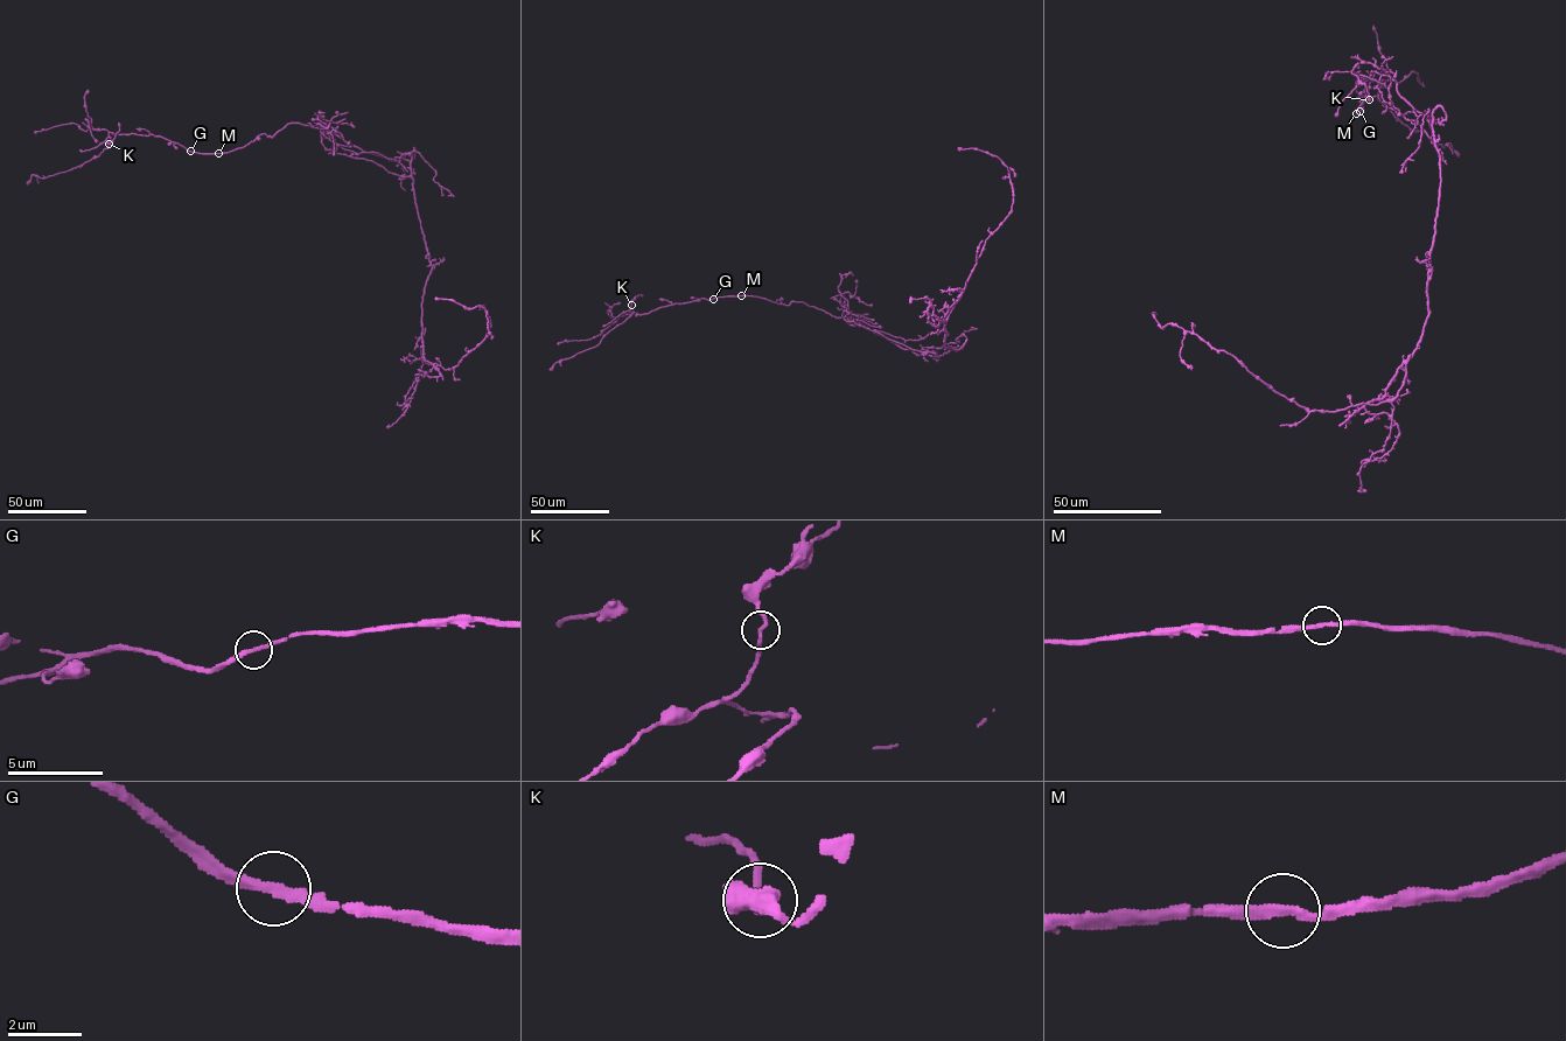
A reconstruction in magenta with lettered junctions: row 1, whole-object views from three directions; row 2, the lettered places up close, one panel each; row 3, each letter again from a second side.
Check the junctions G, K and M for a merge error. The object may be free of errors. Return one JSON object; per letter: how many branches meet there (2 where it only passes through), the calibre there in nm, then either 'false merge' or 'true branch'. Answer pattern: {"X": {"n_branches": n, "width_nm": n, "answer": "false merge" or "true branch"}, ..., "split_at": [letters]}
{"G": {"n_branches": 2, "width_nm": 260, "answer": "true branch"}, "K": {"n_branches": 2, "width_nm": 190, "answer": "true branch"}, "M": {"n_branches": 2, "width_nm": 240, "answer": "true branch"}, "split_at": []}

